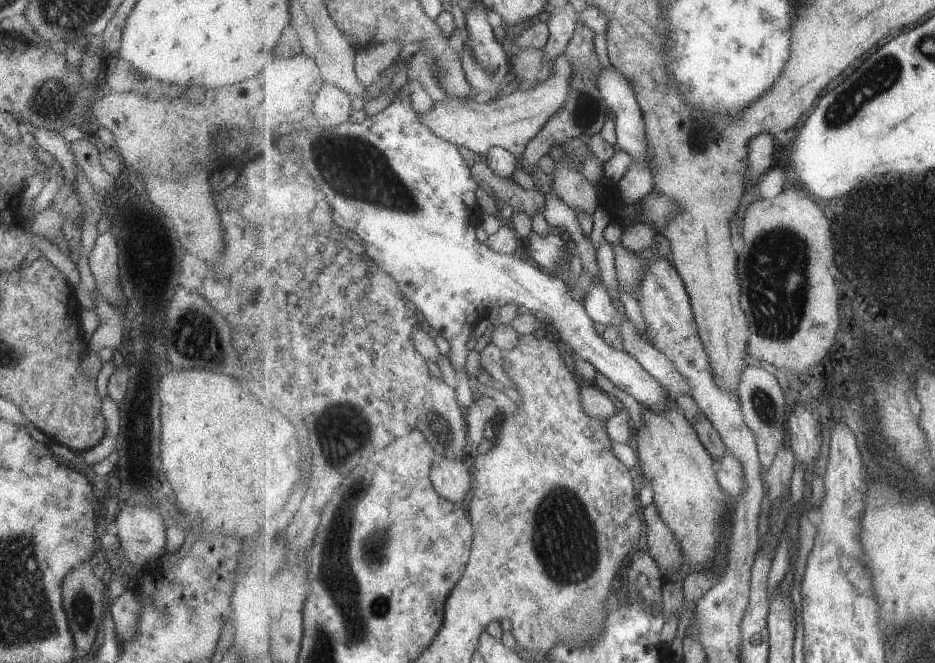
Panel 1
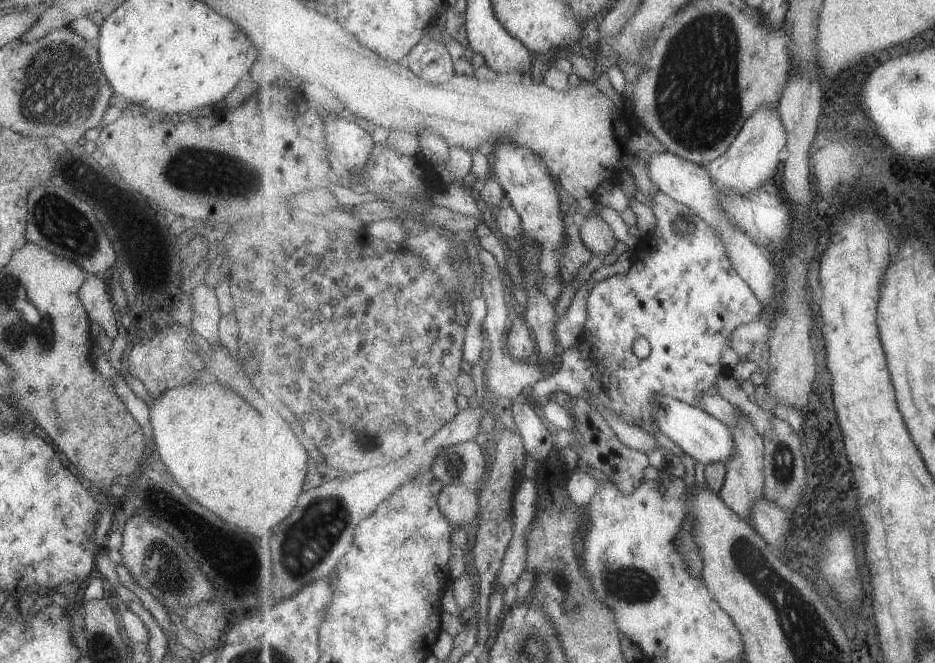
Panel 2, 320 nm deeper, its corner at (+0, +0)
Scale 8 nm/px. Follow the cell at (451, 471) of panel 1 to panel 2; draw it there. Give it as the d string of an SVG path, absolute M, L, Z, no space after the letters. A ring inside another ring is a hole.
M465 483L444 485L440 492L440 509L450 520L452 528L467 530L475 520L480 509L478 495L477 489L469 488Z

